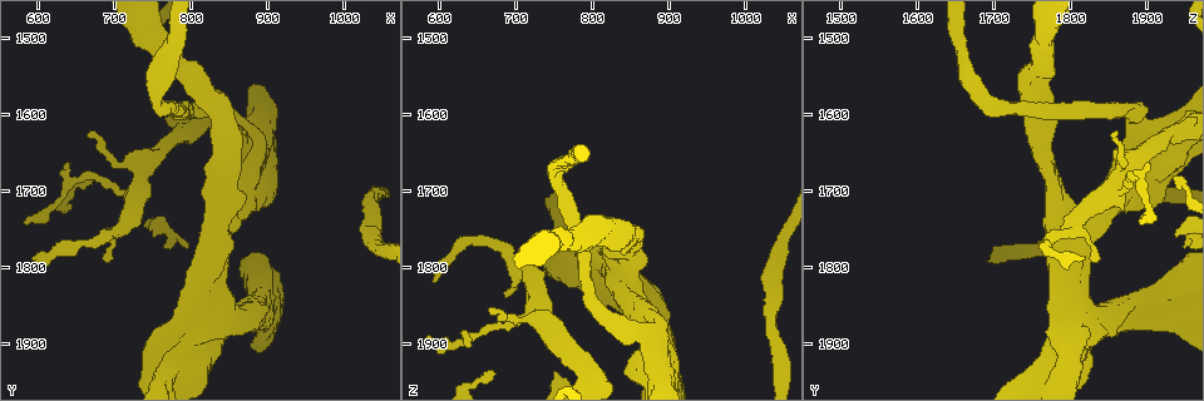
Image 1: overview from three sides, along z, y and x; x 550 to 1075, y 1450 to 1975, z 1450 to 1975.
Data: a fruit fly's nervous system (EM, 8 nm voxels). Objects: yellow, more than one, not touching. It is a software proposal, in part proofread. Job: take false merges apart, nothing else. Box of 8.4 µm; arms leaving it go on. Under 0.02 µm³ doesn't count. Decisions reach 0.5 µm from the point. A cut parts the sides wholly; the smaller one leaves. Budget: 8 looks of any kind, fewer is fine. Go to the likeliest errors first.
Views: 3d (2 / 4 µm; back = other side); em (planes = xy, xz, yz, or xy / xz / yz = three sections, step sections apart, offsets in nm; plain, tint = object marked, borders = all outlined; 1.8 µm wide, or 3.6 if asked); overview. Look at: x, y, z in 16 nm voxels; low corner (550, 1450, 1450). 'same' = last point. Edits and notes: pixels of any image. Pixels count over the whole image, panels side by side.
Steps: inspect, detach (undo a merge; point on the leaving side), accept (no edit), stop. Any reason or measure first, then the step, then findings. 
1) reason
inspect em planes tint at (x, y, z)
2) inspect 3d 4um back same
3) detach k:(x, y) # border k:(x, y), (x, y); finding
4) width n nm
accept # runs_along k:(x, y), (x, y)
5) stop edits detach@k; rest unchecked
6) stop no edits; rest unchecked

three arms meet
inspect 3d 4um at (825, 1800, 1790)

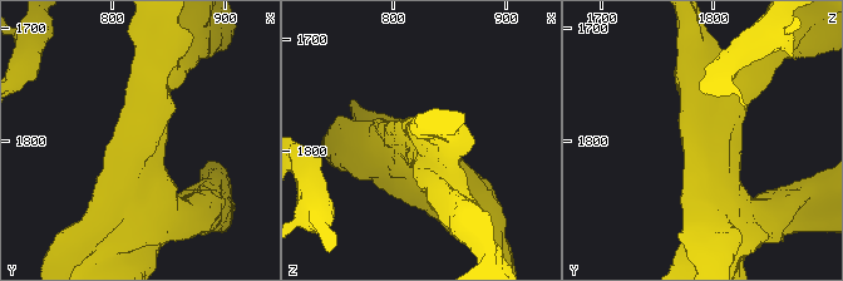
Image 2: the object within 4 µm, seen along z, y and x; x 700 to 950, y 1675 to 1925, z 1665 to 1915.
inspect em 3.6um xz step 16 borders at (824, 1798, 1788)

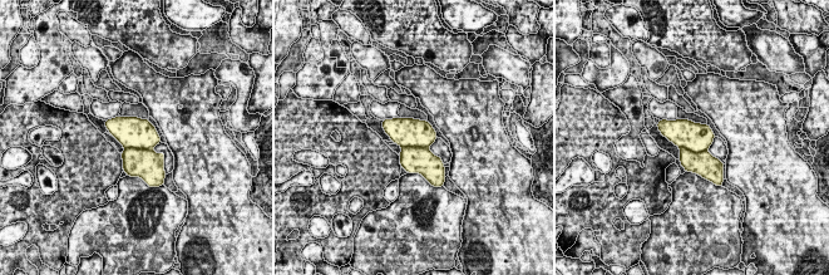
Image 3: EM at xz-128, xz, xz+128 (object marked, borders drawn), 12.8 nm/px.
width 440 nm
detach 3:(132, 132) # border 3:(124, 147), (152, 150); two neurons meet here

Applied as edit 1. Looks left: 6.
arms run side by side
inspect em 3.6um planes tint at (885, 1860, 1865)

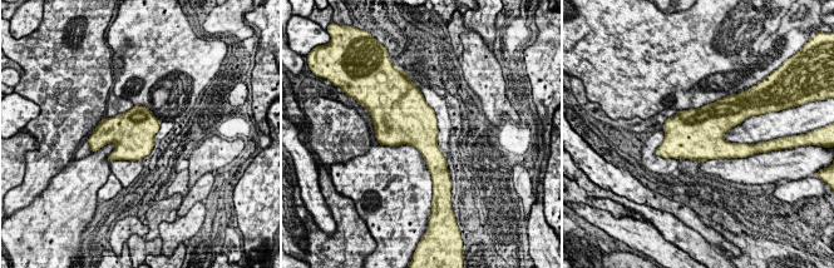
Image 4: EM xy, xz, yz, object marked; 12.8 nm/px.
width 550 nm
accept # continuous, no second neuron

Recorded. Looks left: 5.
stop edits detach@3; rest unchecked

